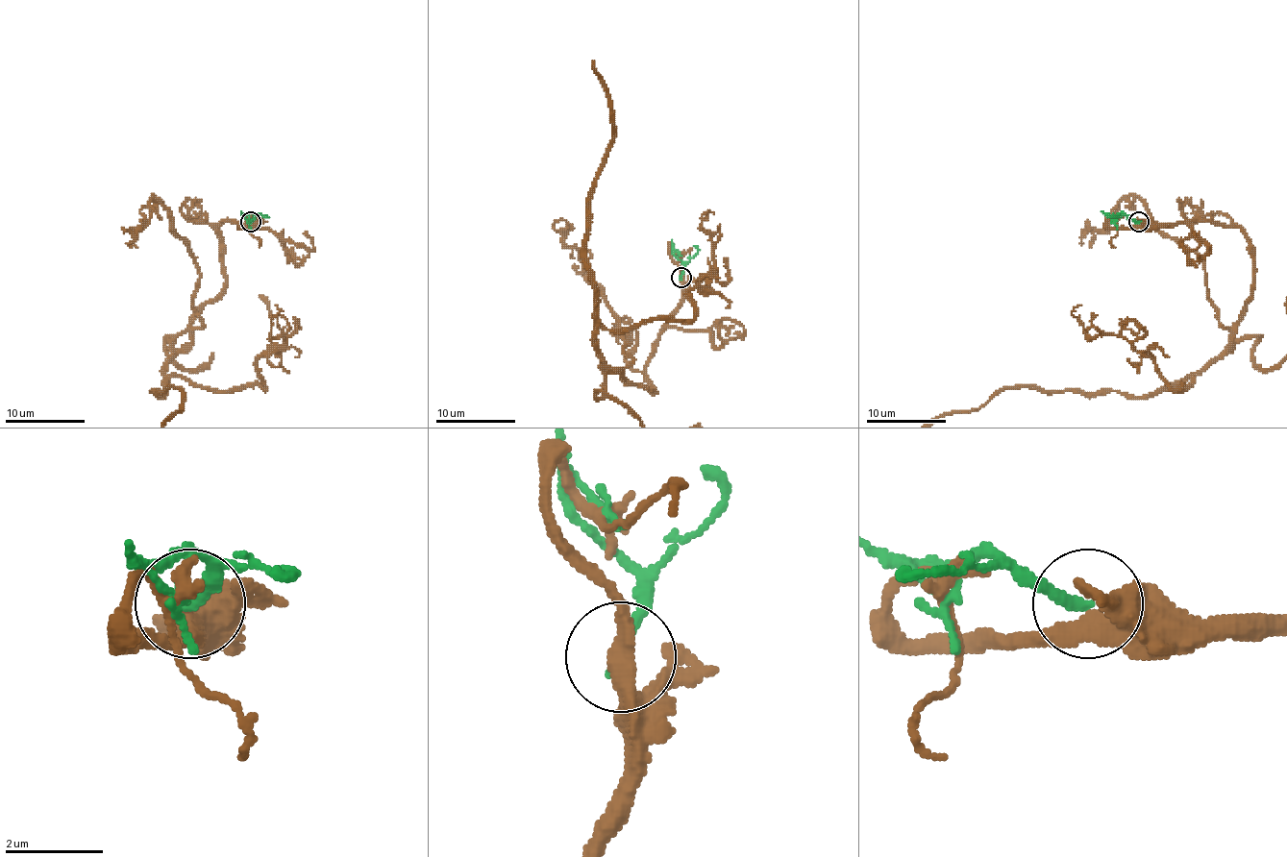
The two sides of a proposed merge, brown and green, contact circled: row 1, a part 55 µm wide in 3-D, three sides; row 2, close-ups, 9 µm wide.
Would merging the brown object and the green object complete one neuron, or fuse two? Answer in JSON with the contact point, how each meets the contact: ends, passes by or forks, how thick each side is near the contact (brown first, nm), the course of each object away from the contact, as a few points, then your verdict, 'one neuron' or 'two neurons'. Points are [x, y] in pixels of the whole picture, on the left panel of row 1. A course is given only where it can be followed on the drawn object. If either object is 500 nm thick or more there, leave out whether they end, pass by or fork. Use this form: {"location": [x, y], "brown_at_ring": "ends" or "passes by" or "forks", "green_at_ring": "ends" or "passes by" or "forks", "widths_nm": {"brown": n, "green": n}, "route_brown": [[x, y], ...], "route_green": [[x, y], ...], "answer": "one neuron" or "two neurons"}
{"location": [251, 222], "brown_at_ring": "passes by", "green_at_ring": "ends", "widths_nm": {"brown": 400, "green": 240}, "route_brown": [[251, 223], [215, 225], [225, 287], [165, 349], [201, 369], [213, 351], [207, 327], [257, 297], [273, 355]], "route_green": [[251, 221], [253, 215], [243, 215], [241, 211]], "answer": "two neurons"}

